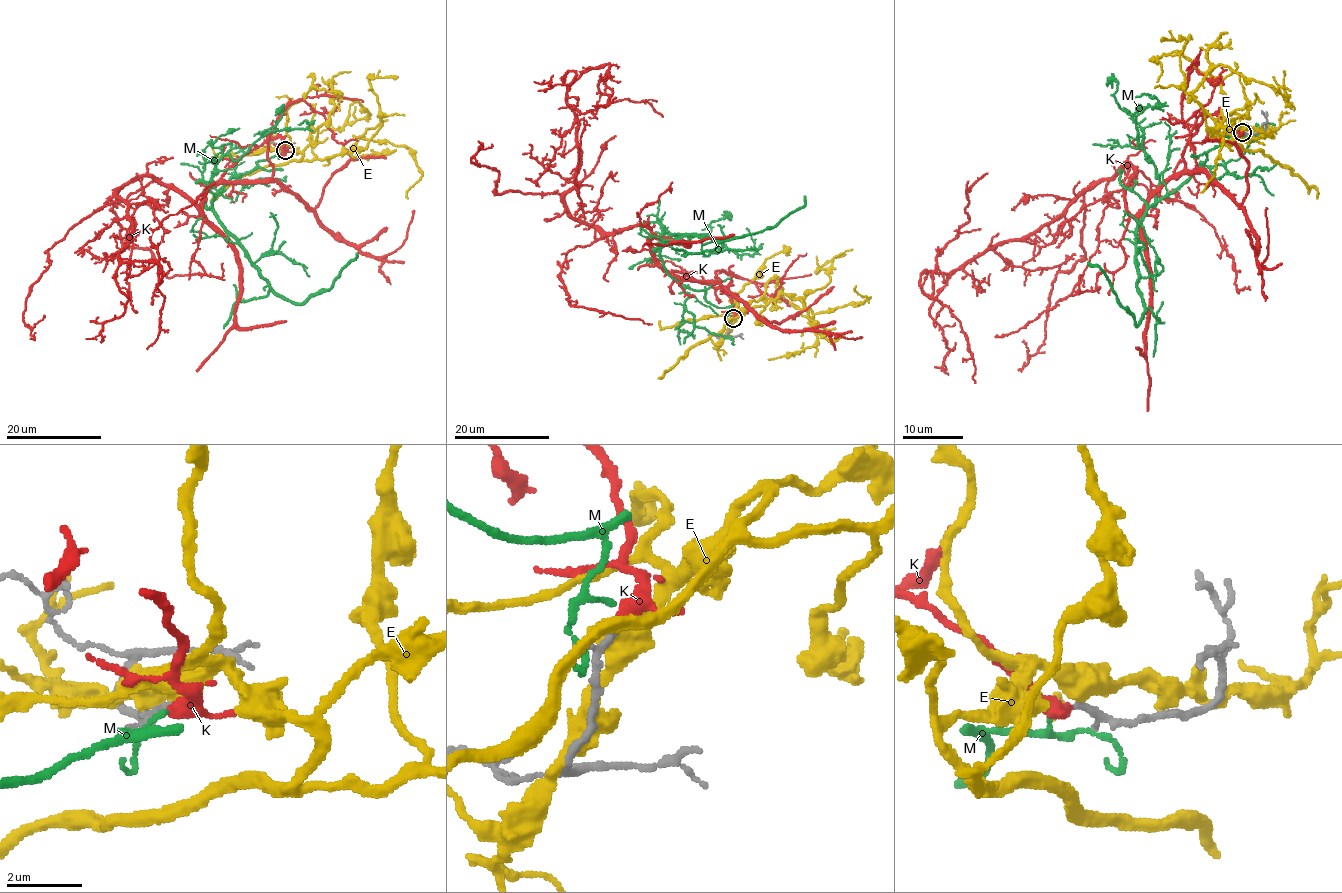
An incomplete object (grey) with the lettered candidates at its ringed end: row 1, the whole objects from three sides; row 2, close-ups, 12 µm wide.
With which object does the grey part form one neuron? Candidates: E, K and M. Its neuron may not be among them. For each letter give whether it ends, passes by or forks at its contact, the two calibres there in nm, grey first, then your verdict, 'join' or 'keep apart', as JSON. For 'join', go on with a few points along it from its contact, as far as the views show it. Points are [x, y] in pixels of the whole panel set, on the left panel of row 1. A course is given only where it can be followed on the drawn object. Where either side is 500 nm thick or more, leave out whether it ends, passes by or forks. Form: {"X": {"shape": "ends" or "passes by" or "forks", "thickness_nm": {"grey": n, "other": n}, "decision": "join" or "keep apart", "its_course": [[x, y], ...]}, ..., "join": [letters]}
{"E": {"thickness_nm": {"grey": 140, "other": 600}, "decision": "keep apart"}, "K": {"shape": "passes by", "thickness_nm": {"grey": 120, "other": 320}, "decision": "join", "its_course": [[284, 151], [242, 156], [202, 216], [132, 179], [119, 259], [159, 280], [150, 235], [214, 183]]}, "M": {"shape": "passes by", "thickness_nm": {"grey": 150, "other": 140}, "decision": "keep apart"}, "join": ["K"]}

